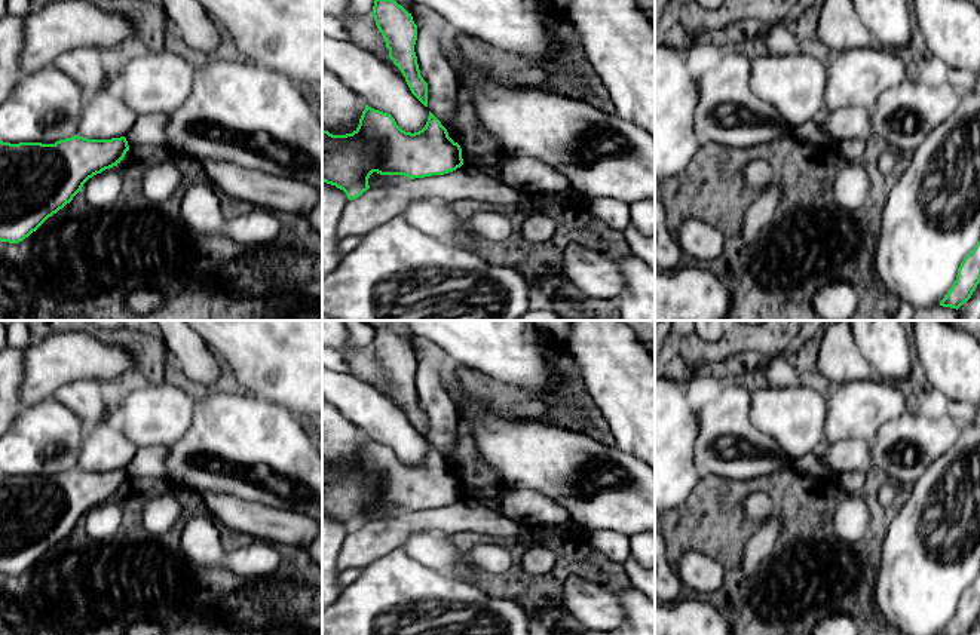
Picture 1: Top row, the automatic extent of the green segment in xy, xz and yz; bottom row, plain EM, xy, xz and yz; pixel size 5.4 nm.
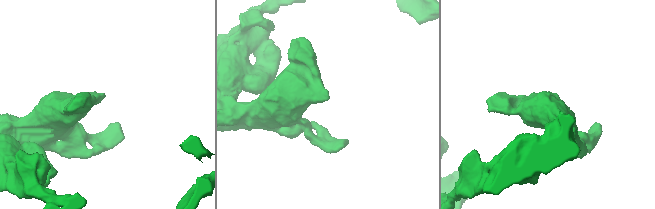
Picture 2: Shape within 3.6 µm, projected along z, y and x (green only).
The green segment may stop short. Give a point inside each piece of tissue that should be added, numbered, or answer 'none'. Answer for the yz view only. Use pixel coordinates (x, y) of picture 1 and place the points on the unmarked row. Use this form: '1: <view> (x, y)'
none

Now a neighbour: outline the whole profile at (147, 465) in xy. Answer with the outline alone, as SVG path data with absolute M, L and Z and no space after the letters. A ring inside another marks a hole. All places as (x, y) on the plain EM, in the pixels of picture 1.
M159 445L137 448L132 461L125 467L129 482L138 479L154 487L166 487L166 453L166 448Z

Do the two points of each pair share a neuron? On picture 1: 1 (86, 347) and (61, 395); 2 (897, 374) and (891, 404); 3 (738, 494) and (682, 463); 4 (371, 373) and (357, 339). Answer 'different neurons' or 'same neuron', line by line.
1: different neurons
2: different neurons
3: different neurons
4: different neurons

